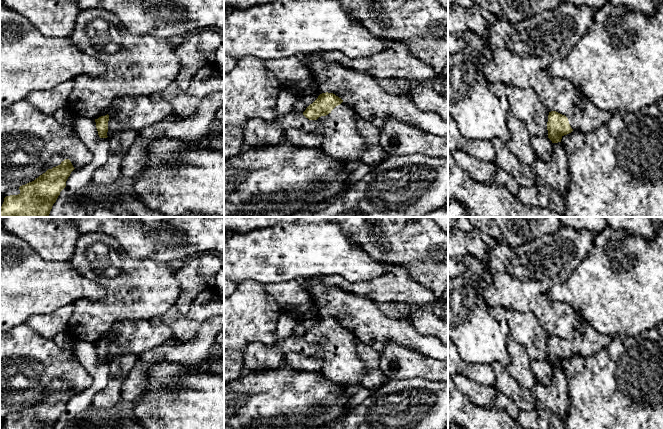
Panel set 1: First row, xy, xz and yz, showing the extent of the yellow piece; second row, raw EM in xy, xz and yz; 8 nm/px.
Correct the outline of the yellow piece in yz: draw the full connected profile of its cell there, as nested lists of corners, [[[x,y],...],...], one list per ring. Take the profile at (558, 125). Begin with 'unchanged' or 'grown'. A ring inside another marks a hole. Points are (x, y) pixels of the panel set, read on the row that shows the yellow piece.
grown | [[[586,96],[582,99],[578,108],[571,115],[562,115],[556,111],[549,112],[547,130],[548,138],[552,143],[561,142],[564,135],[573,130],[592,132],[600,126],[607,124],[613,113],[596,107]]]

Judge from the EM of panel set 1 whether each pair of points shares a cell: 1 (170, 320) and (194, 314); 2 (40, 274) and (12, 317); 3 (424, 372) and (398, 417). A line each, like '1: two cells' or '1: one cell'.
1: one cell
2: one cell
3: two cells

